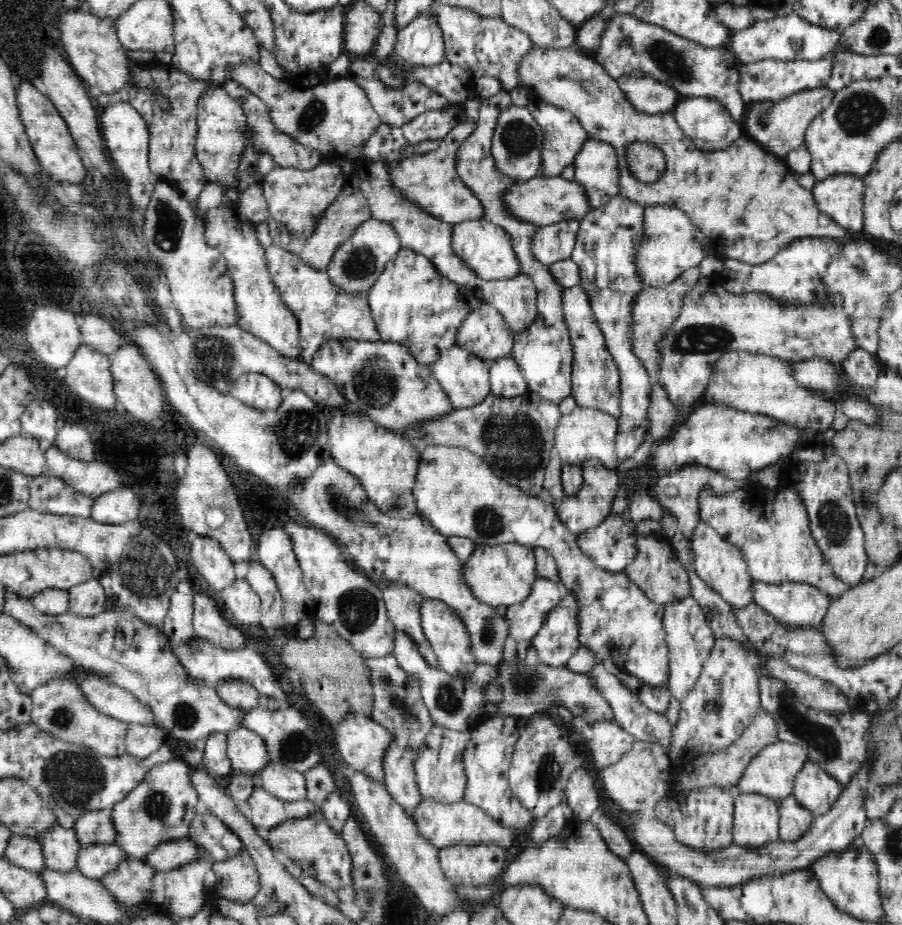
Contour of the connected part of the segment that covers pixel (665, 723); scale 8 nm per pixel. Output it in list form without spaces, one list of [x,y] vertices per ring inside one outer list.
[[[598,662],[589,674],[595,680],[595,685],[599,688],[603,697],[608,699],[608,703],[610,703],[610,707],[614,712],[614,721],[620,727],[622,726],[624,731],[634,736],[635,740],[658,744],[667,751],[669,750],[670,746],[672,746],[672,738],[674,738],[674,727],[670,725],[666,714],[660,716],[656,712],[649,710],[644,704],[641,704],[636,696],[630,693],[628,688],[620,682],[620,679],[610,674],[601,662]]]

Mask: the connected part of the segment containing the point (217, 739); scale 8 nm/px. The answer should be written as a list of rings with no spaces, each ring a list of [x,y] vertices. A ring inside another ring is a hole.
[[[218,732],[208,738],[202,767],[211,776],[226,777],[234,774],[227,754],[227,734]]]

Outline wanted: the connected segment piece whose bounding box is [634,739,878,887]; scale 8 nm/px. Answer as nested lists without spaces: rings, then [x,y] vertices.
[[[870,739],[867,745],[861,768],[855,773],[851,782],[843,786],[836,802],[830,806],[826,814],[814,817],[810,828],[799,840],[788,842],[779,839],[754,849],[745,848],[733,842],[727,848],[706,853],[683,846],[676,840],[672,829],[652,813],[637,813],[634,816],[634,838],[640,846],[640,852],[648,855],[656,864],[669,868],[673,875],[682,875],[702,887],[731,887],[758,878],[778,877],[792,871],[809,869],[816,859],[828,853],[844,851],[862,835],[867,821],[865,798],[876,788],[876,783],[870,779],[870,774],[872,774],[872,764],[874,764],[873,760],[877,755],[878,747]]]

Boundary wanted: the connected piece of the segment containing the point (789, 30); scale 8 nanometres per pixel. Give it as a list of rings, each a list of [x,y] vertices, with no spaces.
[[[793,12],[772,19],[756,19],[749,28],[733,32],[728,47],[740,64],[764,59],[818,61],[826,57],[826,54],[830,54],[830,50],[838,42],[838,36],[838,31],[824,29],[804,21],[801,16]]]

